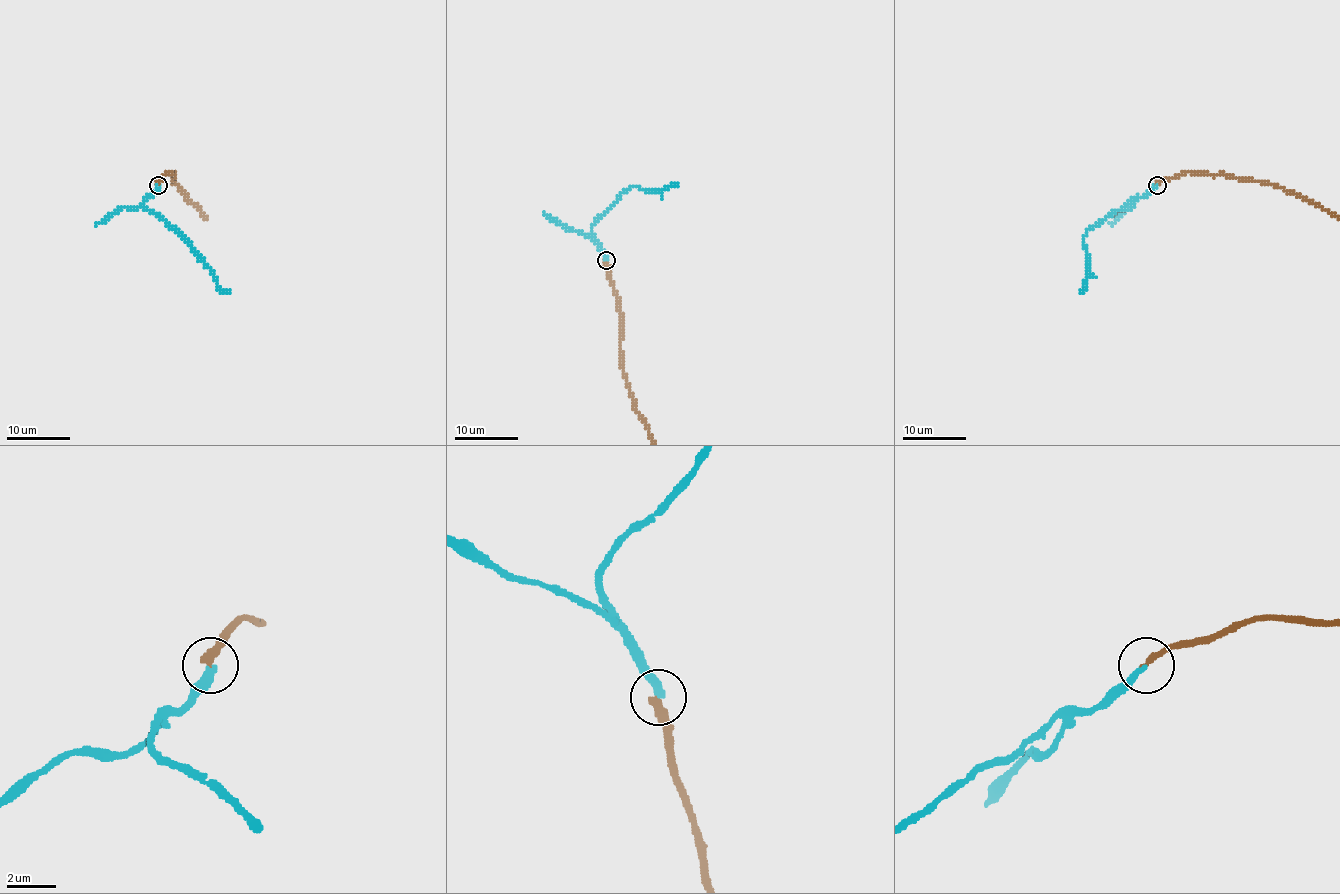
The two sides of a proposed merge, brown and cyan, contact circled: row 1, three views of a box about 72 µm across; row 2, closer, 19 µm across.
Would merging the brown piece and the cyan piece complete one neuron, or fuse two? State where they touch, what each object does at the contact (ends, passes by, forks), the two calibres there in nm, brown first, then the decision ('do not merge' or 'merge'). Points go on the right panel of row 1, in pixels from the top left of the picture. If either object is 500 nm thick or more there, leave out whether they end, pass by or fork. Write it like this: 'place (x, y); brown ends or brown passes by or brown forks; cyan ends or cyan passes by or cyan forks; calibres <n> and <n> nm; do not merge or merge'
place (1157, 185); brown ends; cyan ends; calibres 280 and 240 nm; merge

